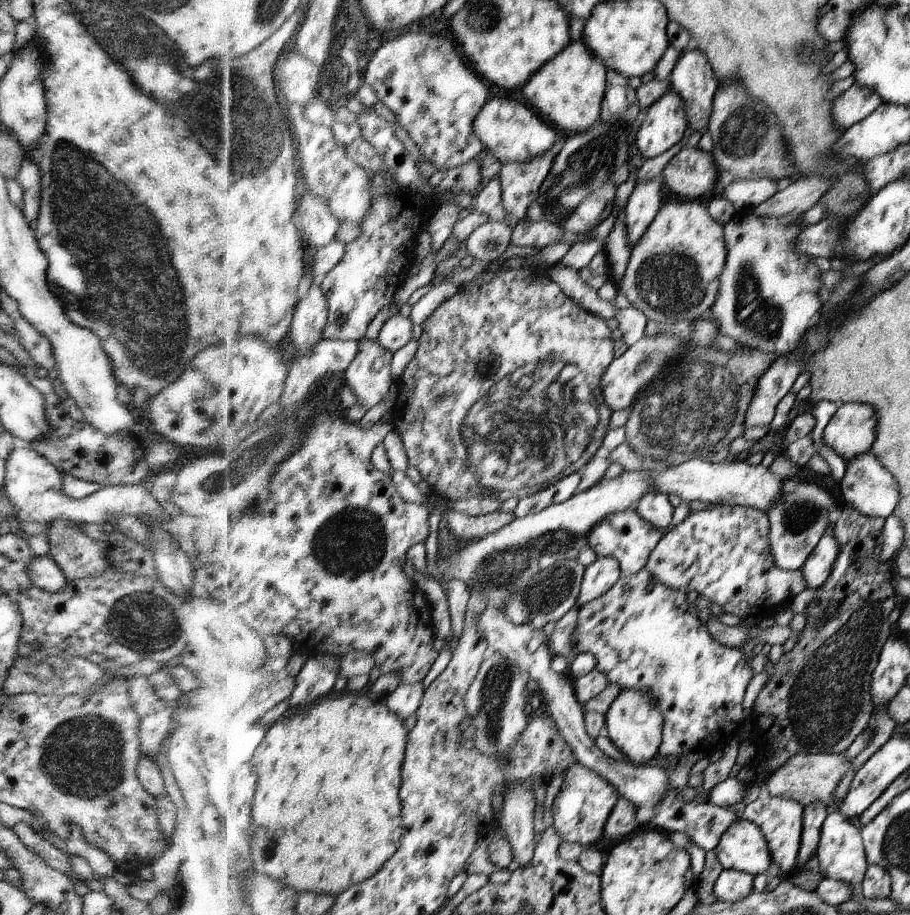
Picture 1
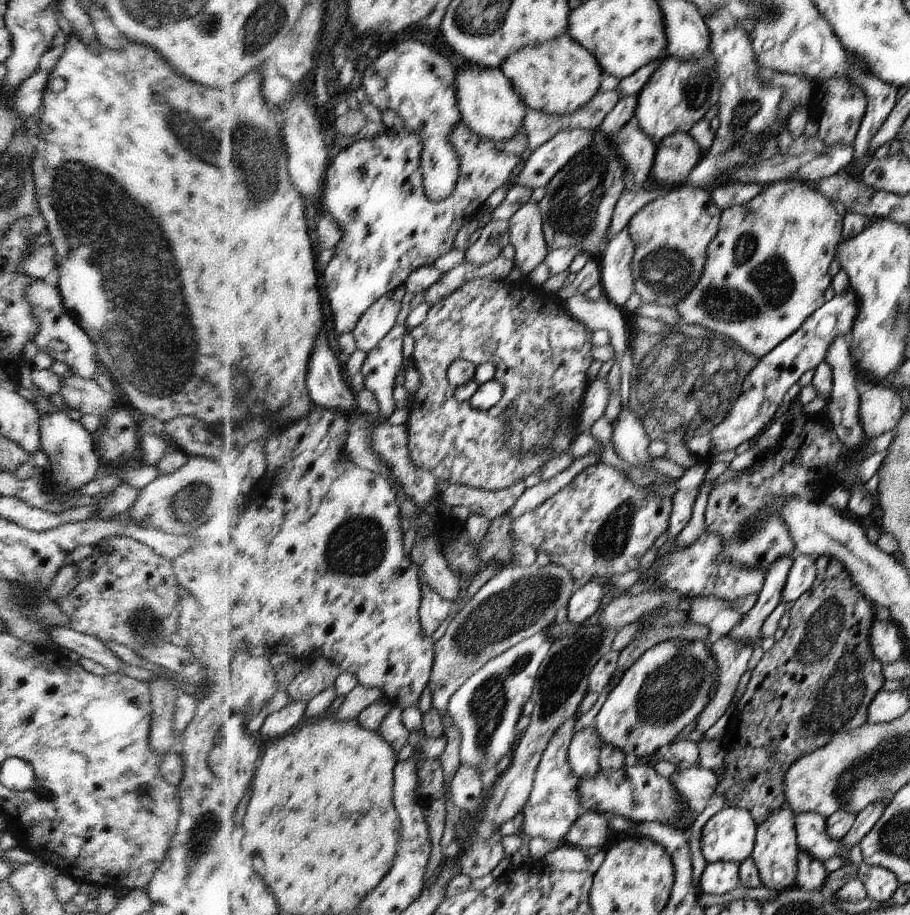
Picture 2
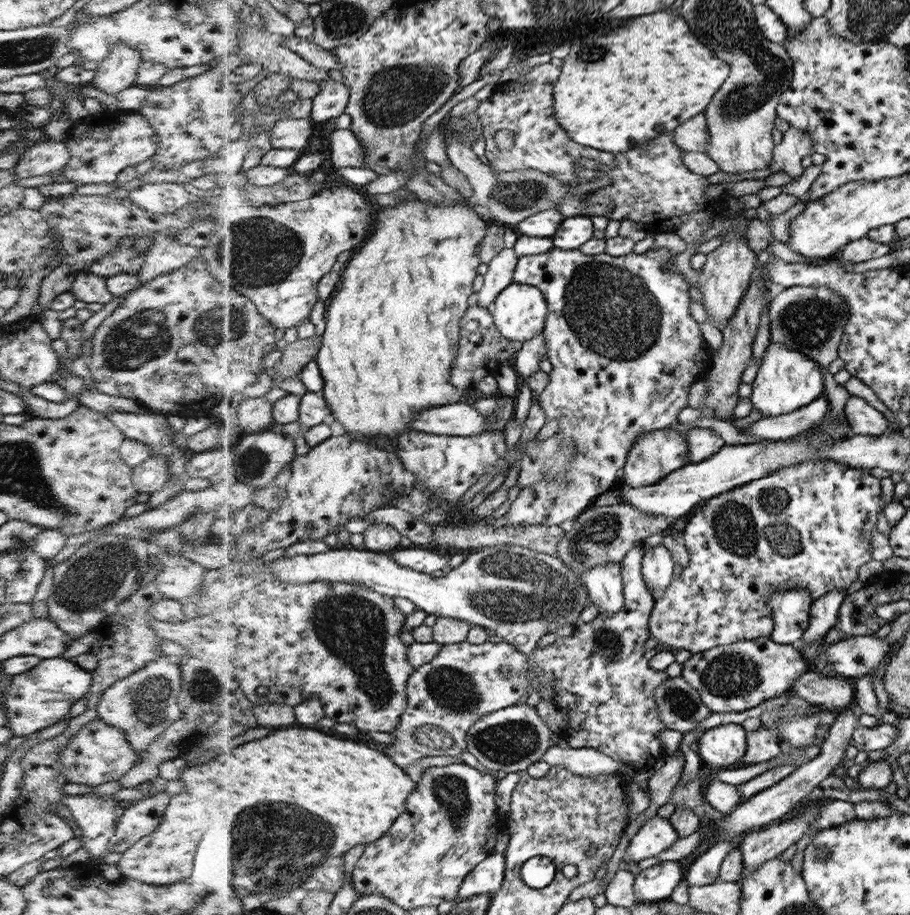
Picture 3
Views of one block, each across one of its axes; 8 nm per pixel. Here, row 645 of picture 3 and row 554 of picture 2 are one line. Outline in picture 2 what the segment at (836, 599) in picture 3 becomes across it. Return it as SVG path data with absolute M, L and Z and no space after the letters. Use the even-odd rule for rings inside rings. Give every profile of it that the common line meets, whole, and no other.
M805 554L795 556L786 584L784 584L784 590L782 590L782 602L798 600L813 587L818 574L816 562L817 558Z

